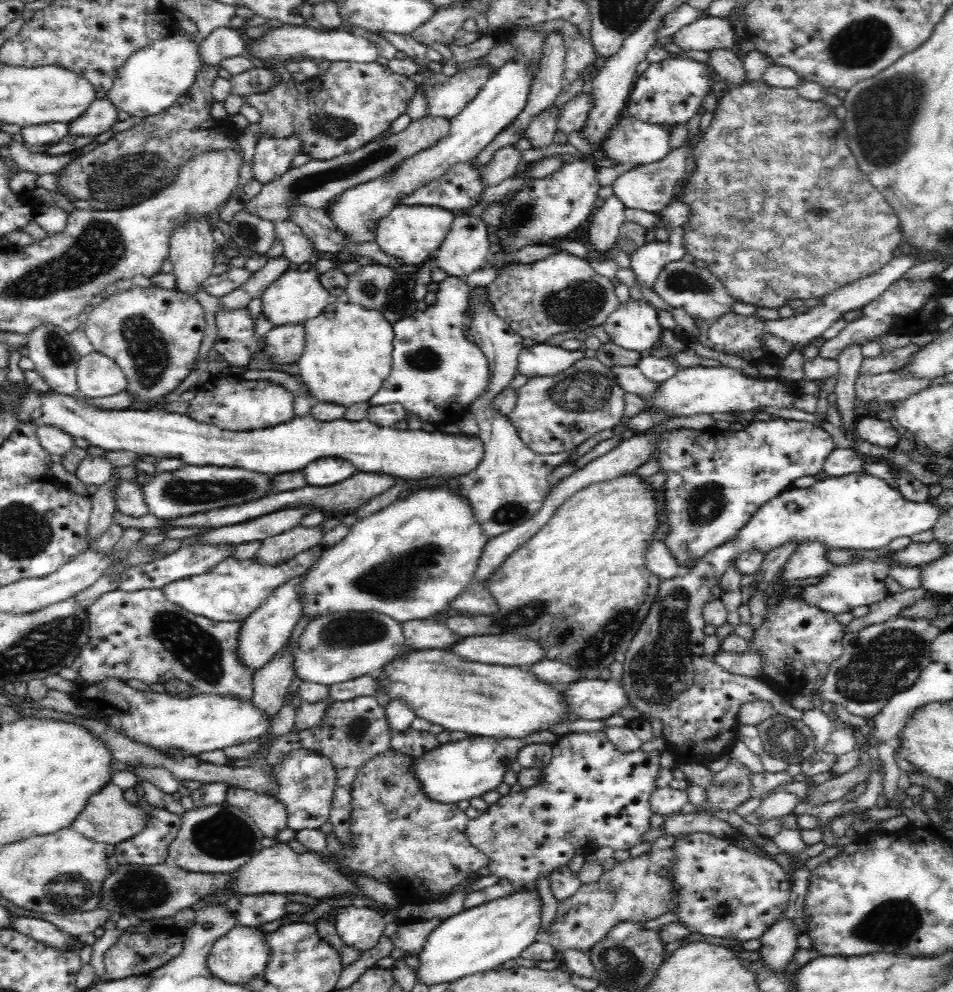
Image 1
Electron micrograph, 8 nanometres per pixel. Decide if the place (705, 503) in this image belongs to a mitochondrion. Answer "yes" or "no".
yes

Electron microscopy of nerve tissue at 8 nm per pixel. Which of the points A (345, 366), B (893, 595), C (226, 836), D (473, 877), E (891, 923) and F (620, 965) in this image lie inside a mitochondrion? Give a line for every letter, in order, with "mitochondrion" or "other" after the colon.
A: other
B: other
C: mitochondrion
D: other
E: mitochondrion
F: mitochondrion

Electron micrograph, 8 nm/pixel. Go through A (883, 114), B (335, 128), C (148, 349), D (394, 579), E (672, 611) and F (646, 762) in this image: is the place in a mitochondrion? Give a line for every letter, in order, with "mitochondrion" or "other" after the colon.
A: mitochondrion
B: mitochondrion
C: mitochondrion
D: mitochondrion
E: mitochondrion
F: other

